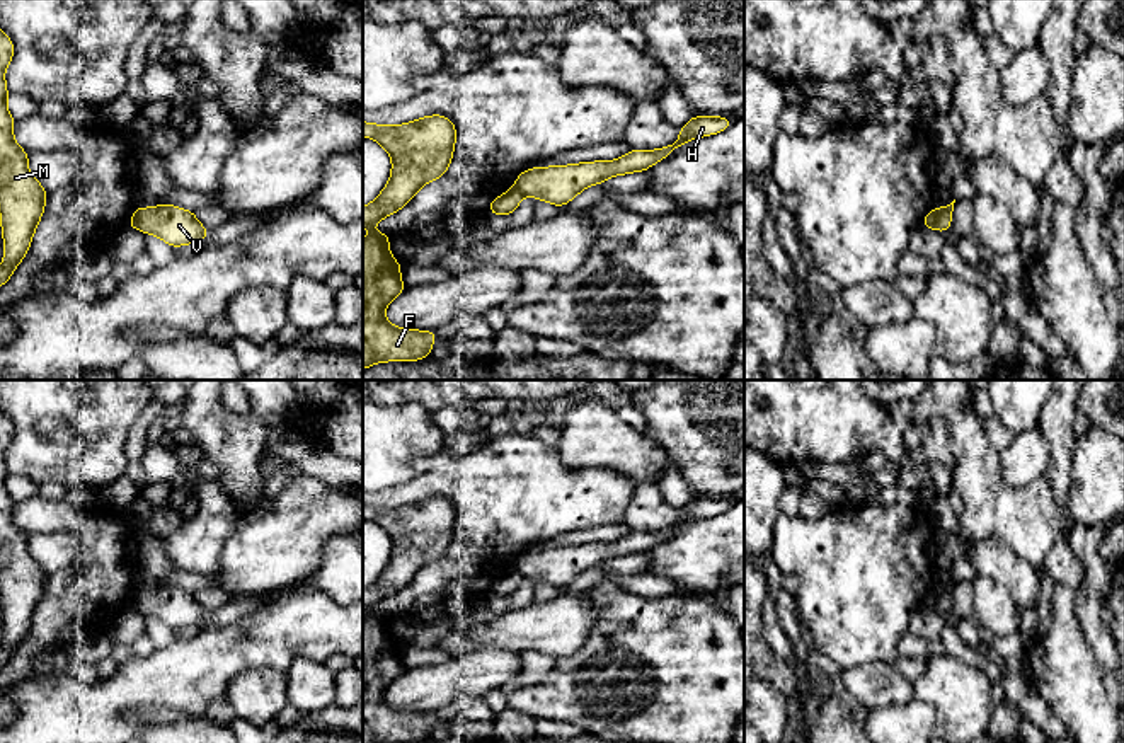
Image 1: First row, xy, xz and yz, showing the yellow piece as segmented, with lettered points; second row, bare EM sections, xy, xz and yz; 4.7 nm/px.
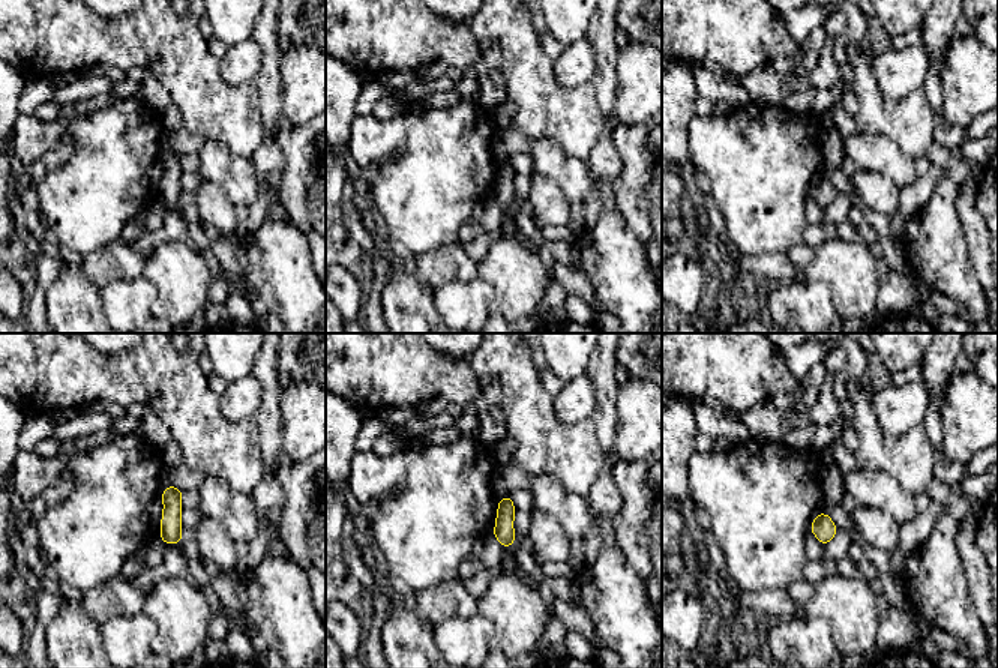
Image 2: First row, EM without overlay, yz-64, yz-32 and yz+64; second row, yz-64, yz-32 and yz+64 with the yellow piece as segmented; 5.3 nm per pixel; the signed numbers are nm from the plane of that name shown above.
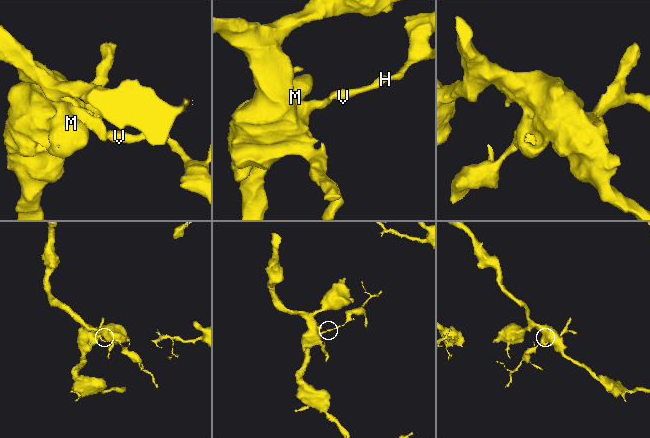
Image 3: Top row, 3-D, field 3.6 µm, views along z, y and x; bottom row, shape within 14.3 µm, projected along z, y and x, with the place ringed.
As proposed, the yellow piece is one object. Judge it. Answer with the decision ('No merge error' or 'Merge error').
Merge error

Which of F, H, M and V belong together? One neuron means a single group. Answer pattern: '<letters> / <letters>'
F M / H V

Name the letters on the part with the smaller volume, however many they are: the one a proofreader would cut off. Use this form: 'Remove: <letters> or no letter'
Remove: H, V

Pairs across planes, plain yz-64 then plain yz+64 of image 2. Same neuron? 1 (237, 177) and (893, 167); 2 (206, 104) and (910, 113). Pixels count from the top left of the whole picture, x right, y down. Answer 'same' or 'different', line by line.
1: same
2: same

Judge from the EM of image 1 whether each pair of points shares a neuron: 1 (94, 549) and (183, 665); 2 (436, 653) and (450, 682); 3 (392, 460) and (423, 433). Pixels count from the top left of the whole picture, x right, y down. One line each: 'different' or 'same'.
1: different
2: different
3: same

